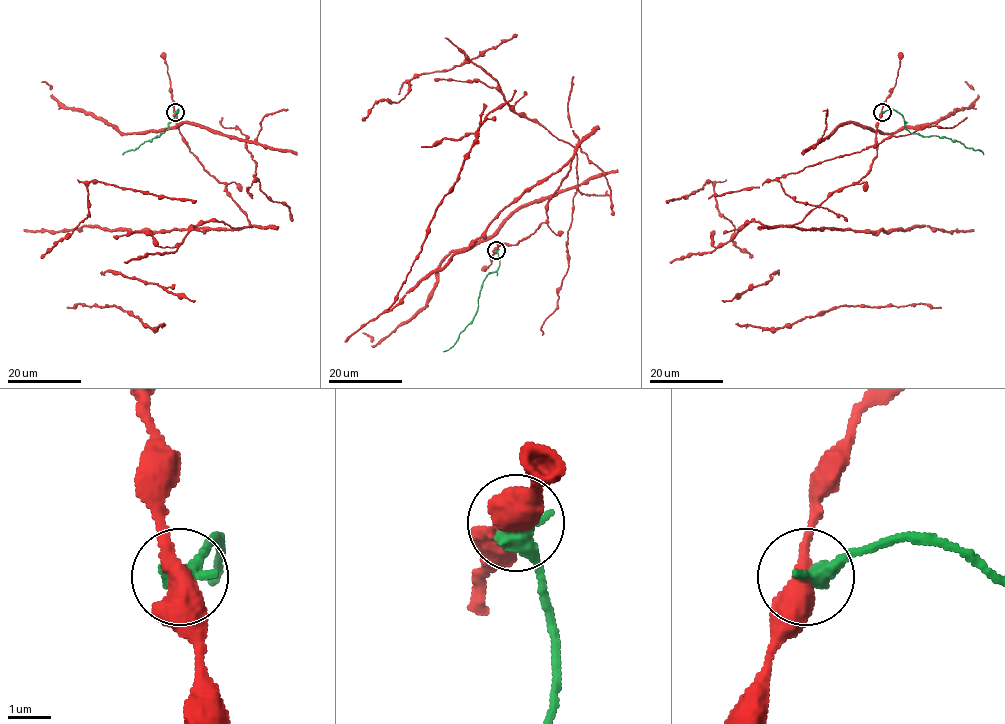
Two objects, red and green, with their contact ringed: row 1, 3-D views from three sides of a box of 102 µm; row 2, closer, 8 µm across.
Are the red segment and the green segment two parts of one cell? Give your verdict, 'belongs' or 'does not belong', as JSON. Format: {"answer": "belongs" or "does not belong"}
{"answer": "does not belong"}

